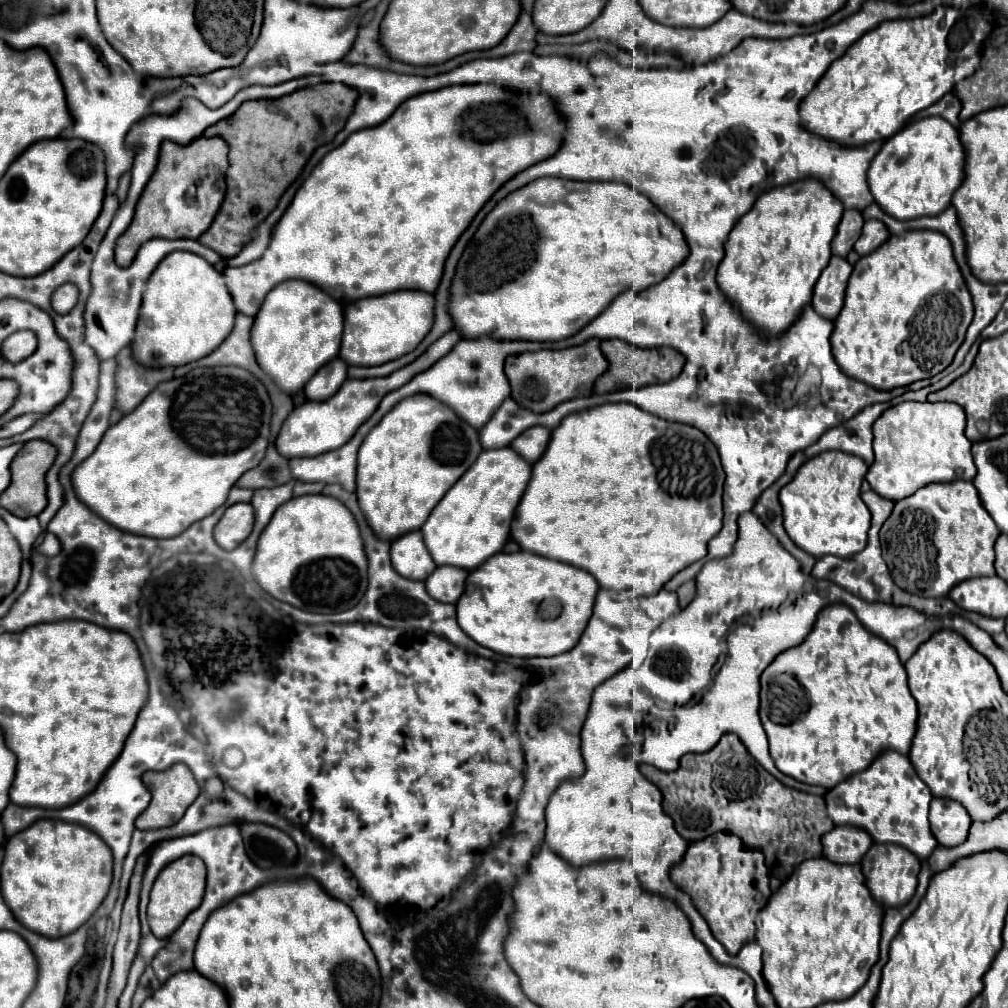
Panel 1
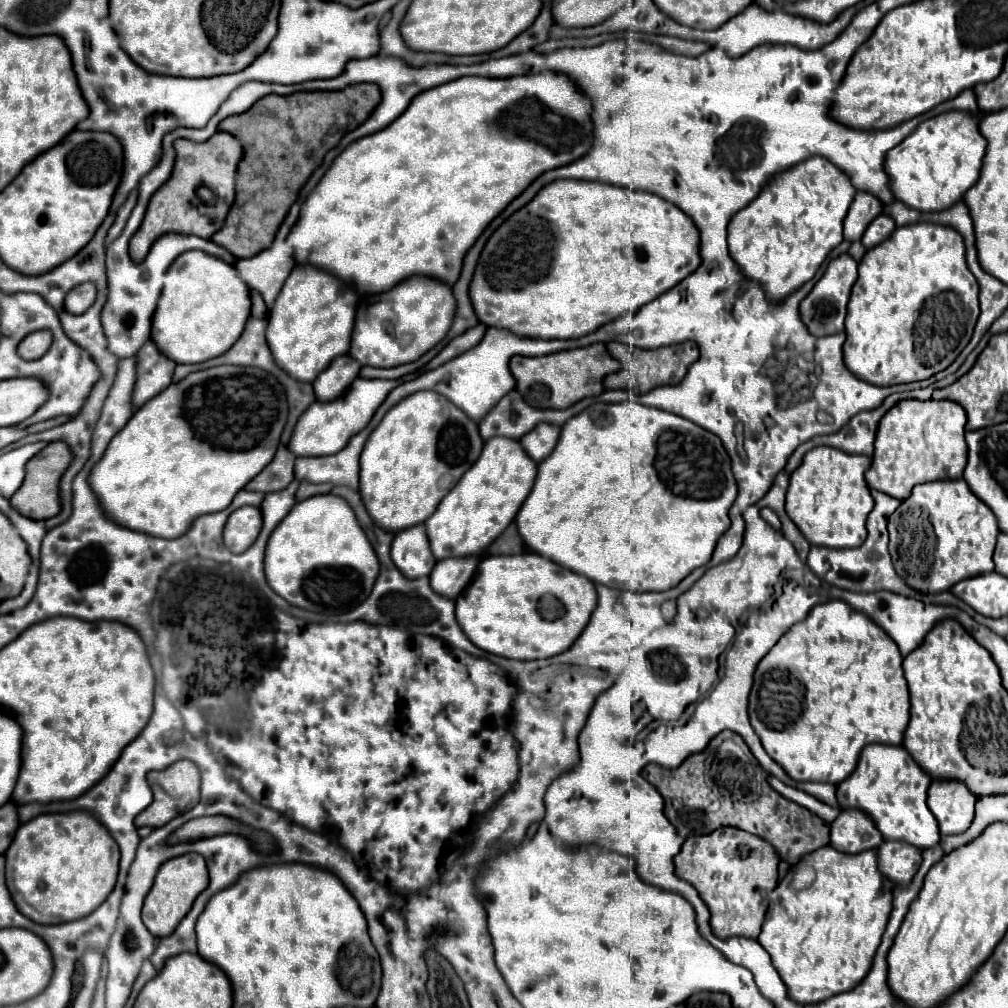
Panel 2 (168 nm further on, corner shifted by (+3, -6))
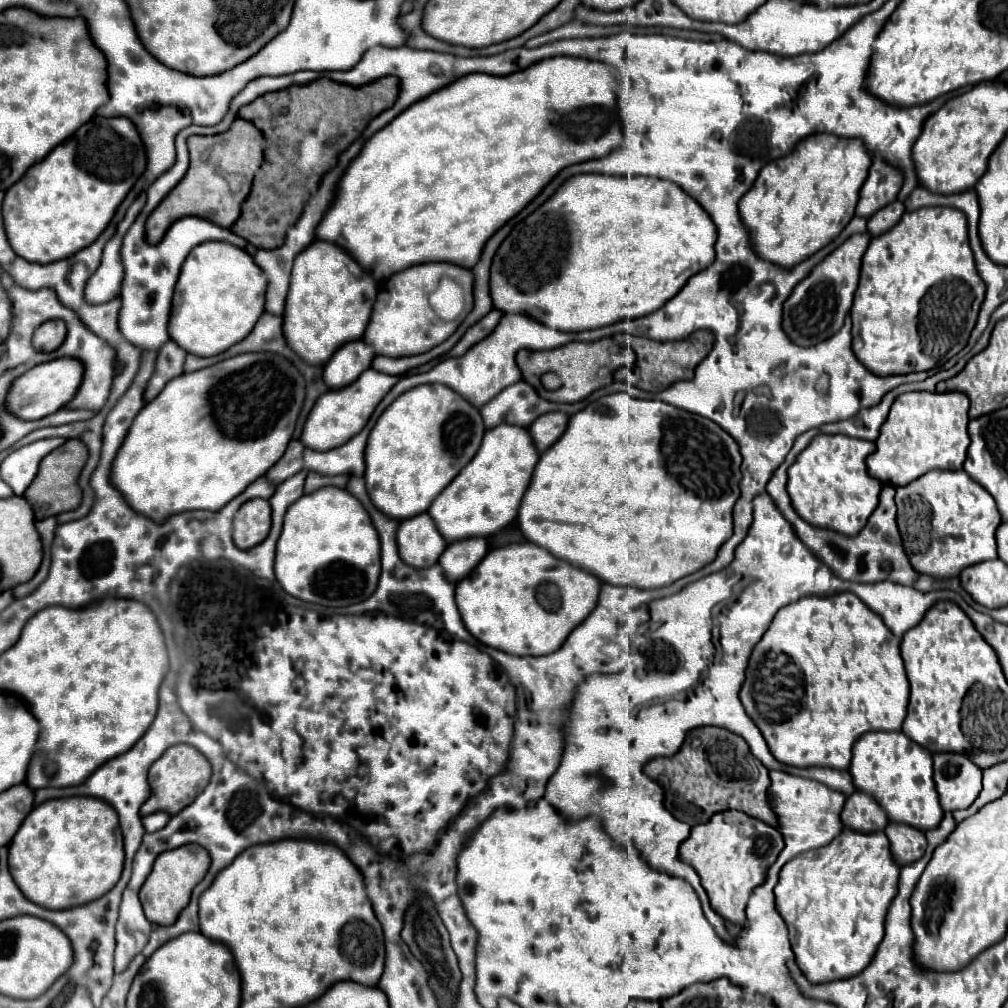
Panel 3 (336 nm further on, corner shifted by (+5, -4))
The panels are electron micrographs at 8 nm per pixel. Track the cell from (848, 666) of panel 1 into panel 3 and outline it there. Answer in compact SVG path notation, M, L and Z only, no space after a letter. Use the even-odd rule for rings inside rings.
M852 592L800 598L776 612L770 628L754 646L740 700L778 762L800 768L830 766L844 770L850 764L852 744L864 732L900 730L906 718L908 678L900 656L900 638Z

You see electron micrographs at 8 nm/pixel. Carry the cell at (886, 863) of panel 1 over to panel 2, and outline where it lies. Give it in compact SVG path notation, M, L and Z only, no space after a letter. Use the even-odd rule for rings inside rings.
M882 842L878 848L878 870L894 886L908 886L918 872L920 862L920 852L916 852L916 848L908 848L908 844Z

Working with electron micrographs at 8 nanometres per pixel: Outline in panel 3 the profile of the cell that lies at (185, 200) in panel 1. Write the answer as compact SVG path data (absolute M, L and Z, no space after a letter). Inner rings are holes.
M238 118L232 128L216 136L188 138L190 170L186 178L160 202L146 222L146 236L150 244L158 244L166 230L184 216L200 216L230 228L240 218L240 208L250 194L256 170L264 160L264 136L248 120Z

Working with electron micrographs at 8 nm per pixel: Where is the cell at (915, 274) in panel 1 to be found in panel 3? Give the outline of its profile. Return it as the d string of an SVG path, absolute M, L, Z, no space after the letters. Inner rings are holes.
M920 208L906 212L886 234L874 236L862 262L860 284L852 304L852 350L858 360L878 376L910 374L940 366L942 338L944 362L956 356L968 342L976 324L986 284L982 282L968 242L968 222L956 208Z

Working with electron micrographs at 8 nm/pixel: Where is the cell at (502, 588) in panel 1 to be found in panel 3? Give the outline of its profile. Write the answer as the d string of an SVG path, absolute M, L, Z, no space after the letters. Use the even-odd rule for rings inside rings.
M520 542L490 550L484 560L456 584L456 604L464 626L482 644L518 656L542 656L558 650L568 634L596 608L602 580L568 562L554 558L546 548Z

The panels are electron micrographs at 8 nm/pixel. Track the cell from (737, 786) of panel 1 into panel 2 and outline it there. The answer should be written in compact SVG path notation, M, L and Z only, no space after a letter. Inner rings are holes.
M730 730L720 732L704 752L688 756L678 768L666 770L648 764L644 766L642 776L662 794L664 814L682 838L702 836L722 826L732 826L768 840L776 848L780 860L790 866L800 862L802 856L828 846L828 824L808 808L774 792L768 784L768 774L762 766L756 766L744 740Z

